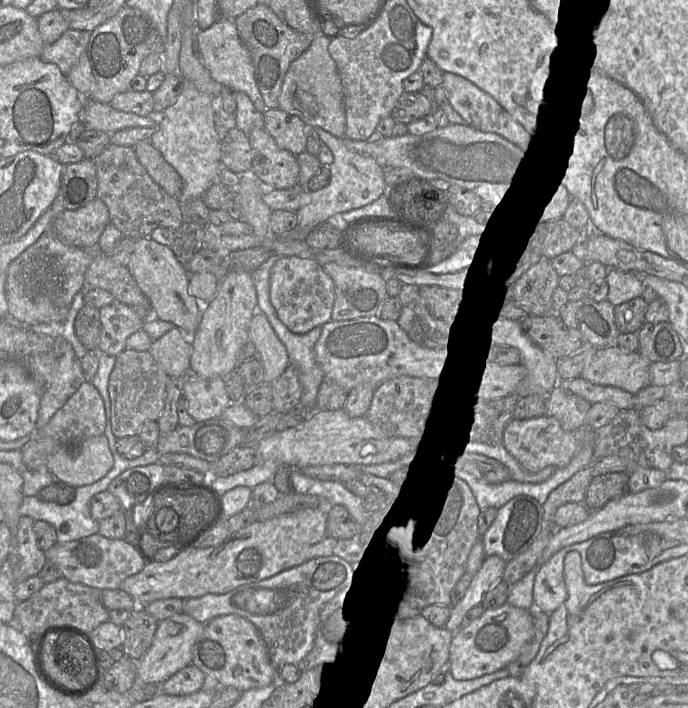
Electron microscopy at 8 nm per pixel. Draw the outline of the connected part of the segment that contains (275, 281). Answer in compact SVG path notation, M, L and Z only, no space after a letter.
M282 256L271 268L270 301L279 319L291 332L306 334L332 320L334 300L334 283L316 260Z

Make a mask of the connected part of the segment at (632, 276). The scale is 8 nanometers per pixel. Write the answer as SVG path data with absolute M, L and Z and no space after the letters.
M612 268L608 270L606 281L608 284L607 300L613 306L640 297L644 290L640 276L634 272Z

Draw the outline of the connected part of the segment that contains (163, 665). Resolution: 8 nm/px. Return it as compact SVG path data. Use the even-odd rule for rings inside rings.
M183 612L159 621L150 647L140 660L136 660L137 678L145 683L162 684L179 669L192 663L192 648L204 625Z

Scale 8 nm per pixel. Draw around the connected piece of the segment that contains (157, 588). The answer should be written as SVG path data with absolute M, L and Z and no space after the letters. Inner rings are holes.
M304 510L270 520L256 521L250 526L232 534L226 541L215 547L190 547L167 562L146 561L143 569L127 577L120 585L121 590L128 593L137 606L145 607L149 603L165 598L196 598L208 593L225 594L240 586L260 582L285 570L299 566L308 561L308 551L326 535L327 512L320 510Z

